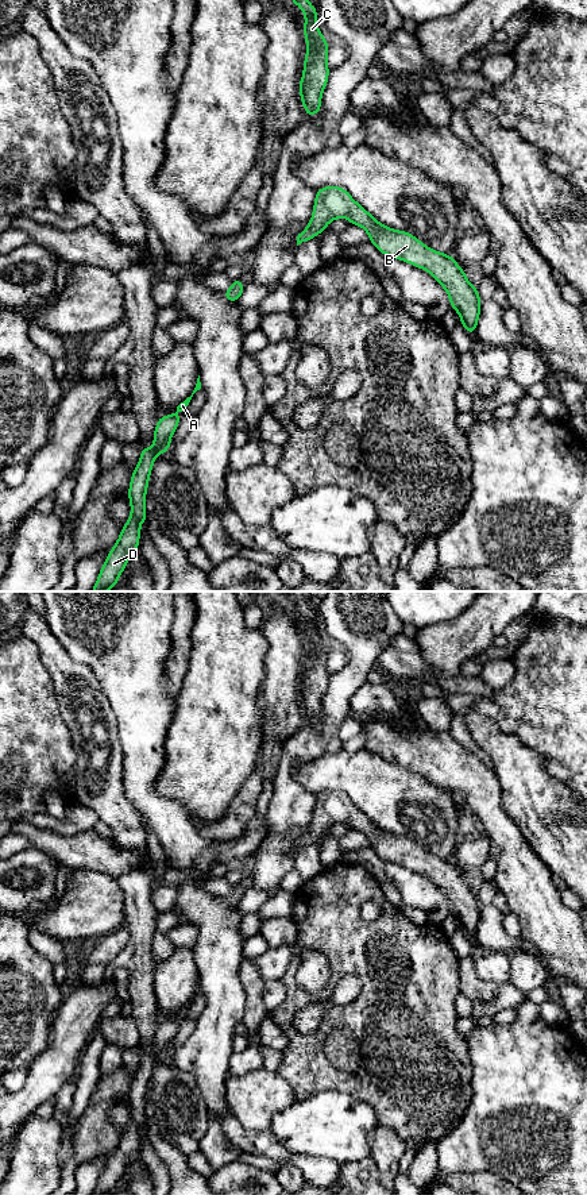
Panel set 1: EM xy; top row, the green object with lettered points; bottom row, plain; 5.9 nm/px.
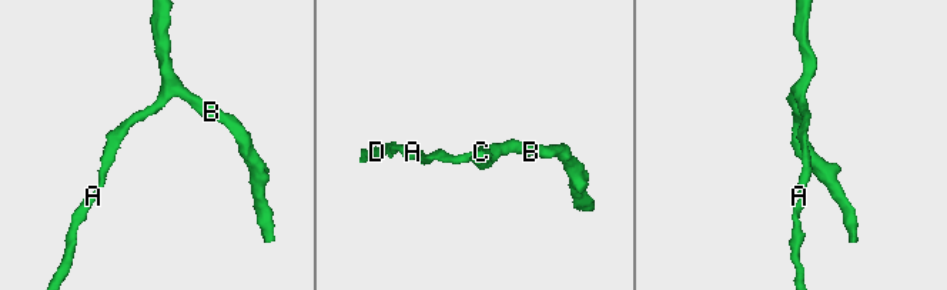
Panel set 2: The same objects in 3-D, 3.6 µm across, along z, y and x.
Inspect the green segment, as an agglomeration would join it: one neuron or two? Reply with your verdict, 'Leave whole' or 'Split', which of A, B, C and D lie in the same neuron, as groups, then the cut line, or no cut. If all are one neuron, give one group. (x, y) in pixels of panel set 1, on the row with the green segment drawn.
Leave whole. Groups: A B C D. No split

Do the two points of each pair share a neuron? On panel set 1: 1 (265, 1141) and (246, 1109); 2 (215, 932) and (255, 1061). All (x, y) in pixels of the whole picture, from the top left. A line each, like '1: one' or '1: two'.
1: two
2: two

